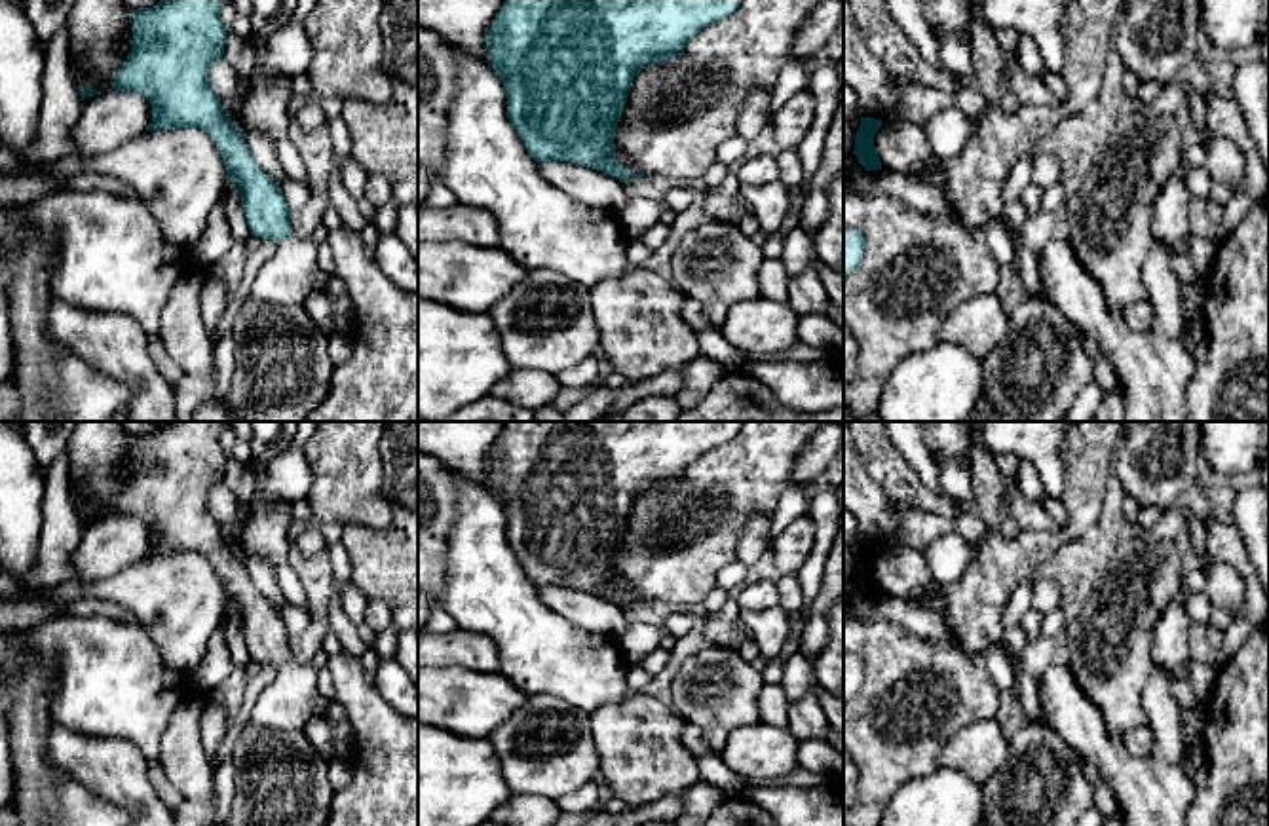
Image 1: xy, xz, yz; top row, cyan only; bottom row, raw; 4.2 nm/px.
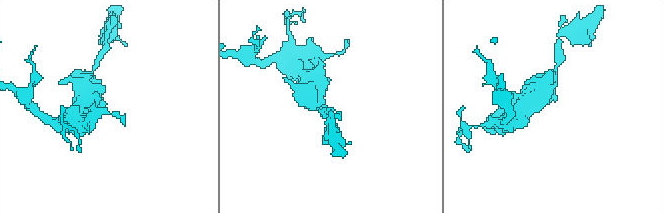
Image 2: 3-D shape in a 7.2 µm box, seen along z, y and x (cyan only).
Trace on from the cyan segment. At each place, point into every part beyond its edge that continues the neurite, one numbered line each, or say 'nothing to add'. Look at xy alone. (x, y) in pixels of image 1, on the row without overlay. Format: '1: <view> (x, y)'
1: xy (293, 697)

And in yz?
nothing to add

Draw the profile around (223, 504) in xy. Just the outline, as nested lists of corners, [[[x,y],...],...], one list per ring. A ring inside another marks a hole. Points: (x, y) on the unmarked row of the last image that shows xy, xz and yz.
[[[224,482],[209,492],[209,509],[224,528],[232,549],[243,554],[243,564],[255,587],[274,608],[281,610],[287,604],[287,600],[277,585],[274,564],[262,554],[247,551],[245,530],[249,526],[249,520],[243,509],[239,507],[234,492]]]

